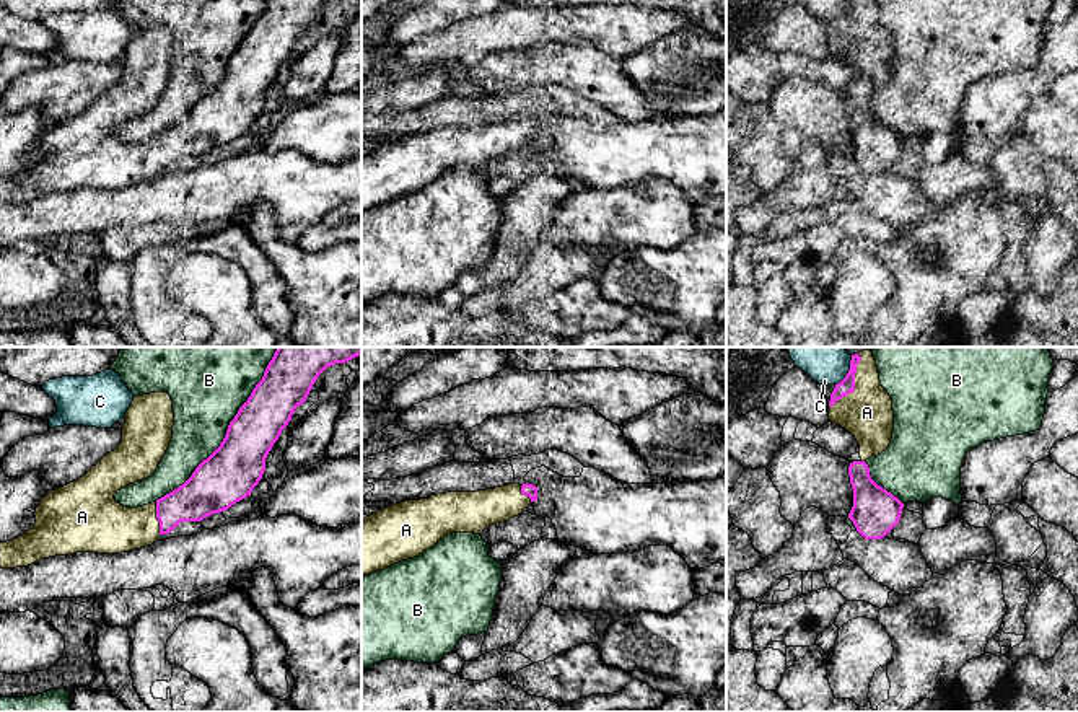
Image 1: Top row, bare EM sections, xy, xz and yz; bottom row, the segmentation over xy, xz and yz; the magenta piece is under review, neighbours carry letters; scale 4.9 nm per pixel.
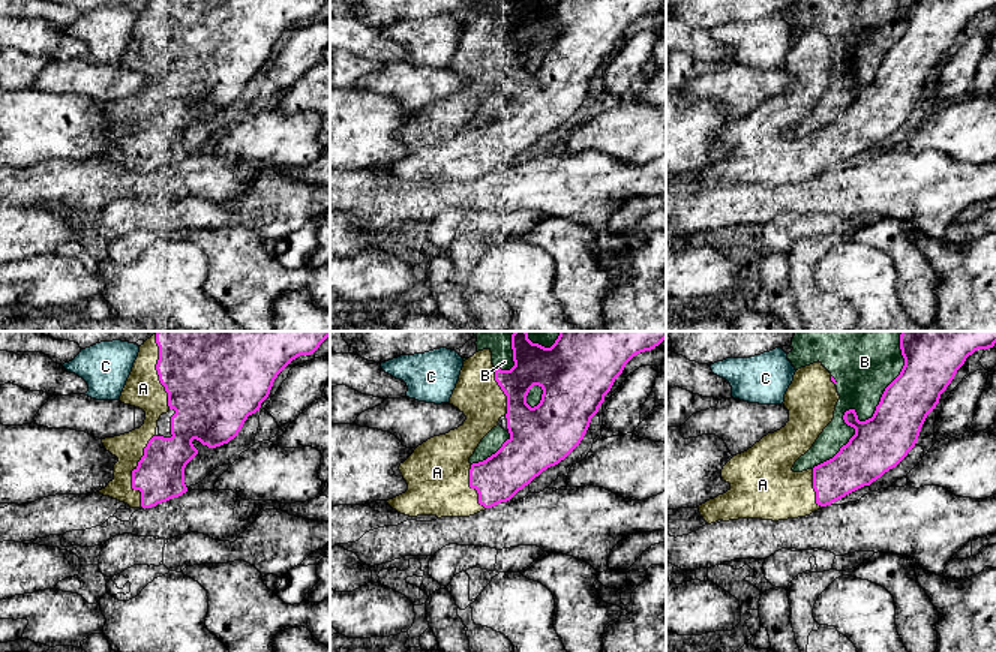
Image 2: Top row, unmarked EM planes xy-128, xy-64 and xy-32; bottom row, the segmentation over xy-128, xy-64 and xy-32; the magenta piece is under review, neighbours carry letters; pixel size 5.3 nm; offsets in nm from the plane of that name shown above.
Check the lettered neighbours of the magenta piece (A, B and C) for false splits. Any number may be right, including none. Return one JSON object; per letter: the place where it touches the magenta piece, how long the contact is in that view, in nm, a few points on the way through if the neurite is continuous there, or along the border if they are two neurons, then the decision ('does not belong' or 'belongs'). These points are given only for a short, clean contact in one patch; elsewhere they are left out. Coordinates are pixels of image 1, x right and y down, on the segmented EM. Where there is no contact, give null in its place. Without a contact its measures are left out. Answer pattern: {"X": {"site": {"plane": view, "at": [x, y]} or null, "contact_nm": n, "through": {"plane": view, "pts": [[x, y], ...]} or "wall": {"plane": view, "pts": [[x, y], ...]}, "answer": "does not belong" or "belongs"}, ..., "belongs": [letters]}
{"A": {"site": {"plane": "yz", "at": [854, 385]}, "contact_nm": 300, "answer": "belongs"}, "B": {"site": {"plane": "xy", "at": [228, 429]}, "contact_nm": 950, "answer": "does not belong"}, "C": {"site": {"plane": "yz", "at": [849, 370]}, "contact_nm": 170, "wall": {"plane": "yz", "pts": [[852, 356], [849, 372], [836, 385]]}, "answer": "does not belong"}, "belongs": ["A"]}

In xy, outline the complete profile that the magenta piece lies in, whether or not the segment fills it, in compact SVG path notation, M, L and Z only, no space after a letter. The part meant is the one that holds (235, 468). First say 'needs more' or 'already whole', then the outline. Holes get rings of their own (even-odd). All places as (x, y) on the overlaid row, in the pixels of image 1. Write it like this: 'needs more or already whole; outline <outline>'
needs more; outline M278 347L262 380L230 422L220 446L204 459L177 489L148 505L130 508L116 502L114 494L150 477L171 443L174 411L168 393L135 396L125 412L121 445L107 453L83 477L47 494L34 512L36 525L26 534L0 543L0 567L28 567L41 559L77 552L121 554L151 546L182 521L228 510L251 495L262 479L265 458L282 430L301 406L318 376L331 365L345 363L362 354L362 347Z

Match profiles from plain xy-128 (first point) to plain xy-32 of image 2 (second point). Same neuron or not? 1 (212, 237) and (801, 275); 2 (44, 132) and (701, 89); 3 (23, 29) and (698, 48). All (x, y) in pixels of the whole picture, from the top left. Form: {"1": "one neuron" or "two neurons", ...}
{"1": "one neuron", "2": "two neurons", "3": "one neuron"}

